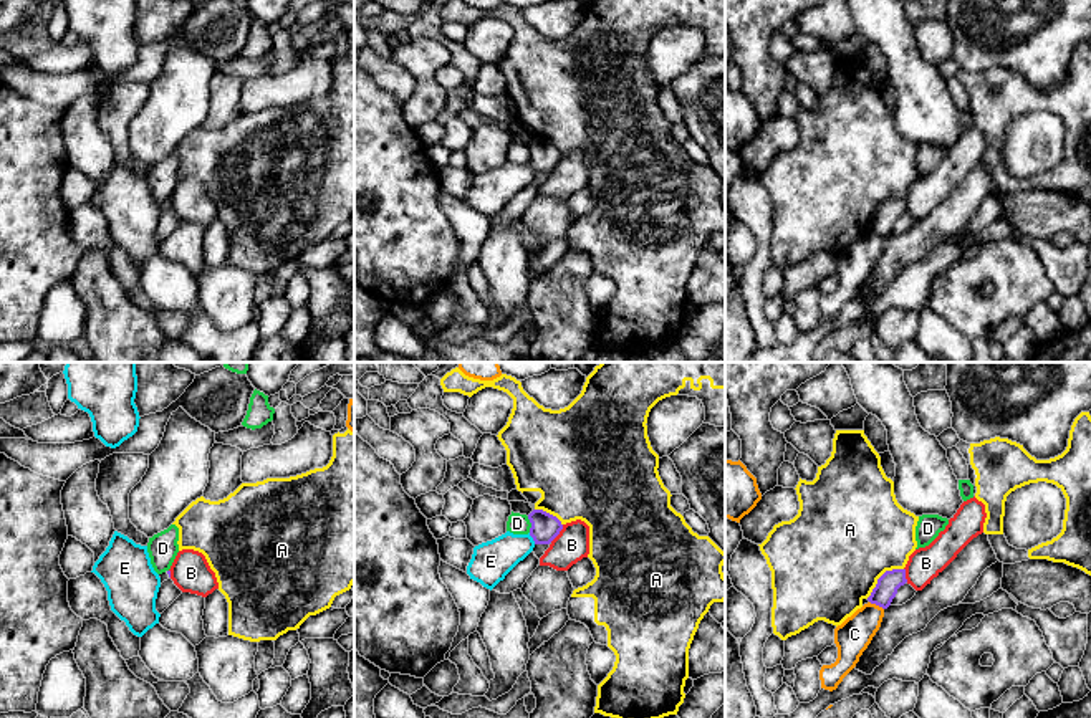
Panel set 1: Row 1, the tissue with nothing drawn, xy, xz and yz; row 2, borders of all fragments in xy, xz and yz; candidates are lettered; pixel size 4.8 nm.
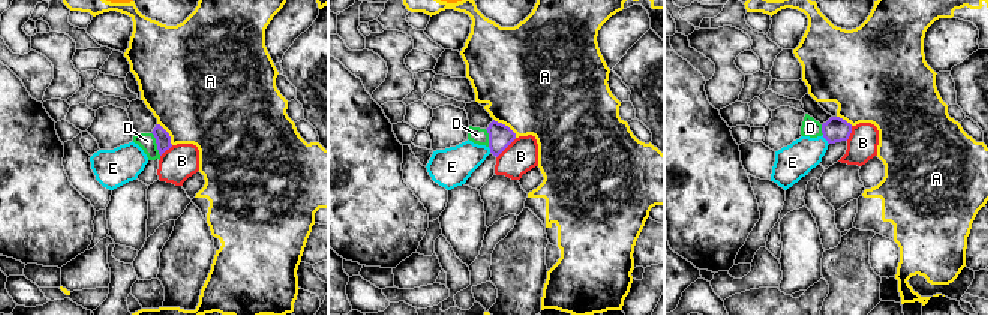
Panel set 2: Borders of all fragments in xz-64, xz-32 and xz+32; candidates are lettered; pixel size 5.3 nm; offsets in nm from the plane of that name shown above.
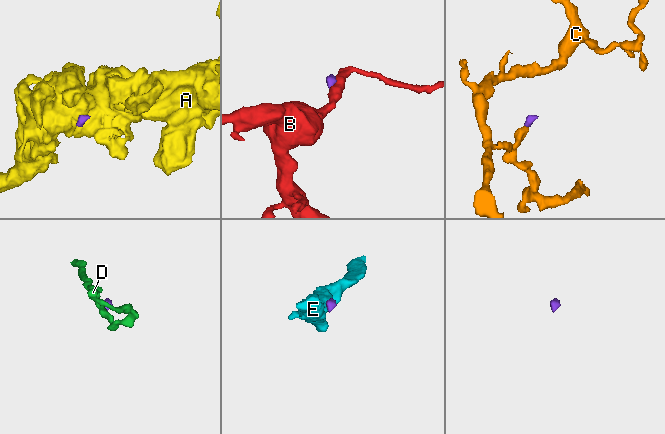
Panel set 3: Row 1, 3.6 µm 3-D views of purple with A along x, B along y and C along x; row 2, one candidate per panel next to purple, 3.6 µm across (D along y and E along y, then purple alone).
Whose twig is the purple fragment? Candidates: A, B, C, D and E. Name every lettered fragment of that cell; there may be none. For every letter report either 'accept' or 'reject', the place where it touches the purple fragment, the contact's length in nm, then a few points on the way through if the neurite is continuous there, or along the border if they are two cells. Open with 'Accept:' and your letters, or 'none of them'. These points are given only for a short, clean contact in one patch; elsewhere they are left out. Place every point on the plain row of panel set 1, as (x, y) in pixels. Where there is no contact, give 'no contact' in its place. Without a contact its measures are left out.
Accept: none of them
A: reject; meets purple in yz at (881, 205); contact 240 nm long; border along yz (903, 197), (886, 201), (866, 227)
B: reject; meets purple in xz at (558, 162); contact 110 nm long; border along xz (563, 154), (550, 171)
C: reject; meets purple in yz at (876, 234); contact 80 nm long; border along yz (869, 230), (883, 239)
D: reject; meets purple in xz at (532, 154); contact 80 nm long; border along xz (527, 146), (530, 161)
E: reject; meets purple in xz at (532, 166); contact 70 nm long; border along xz (528, 162), (535, 172)

